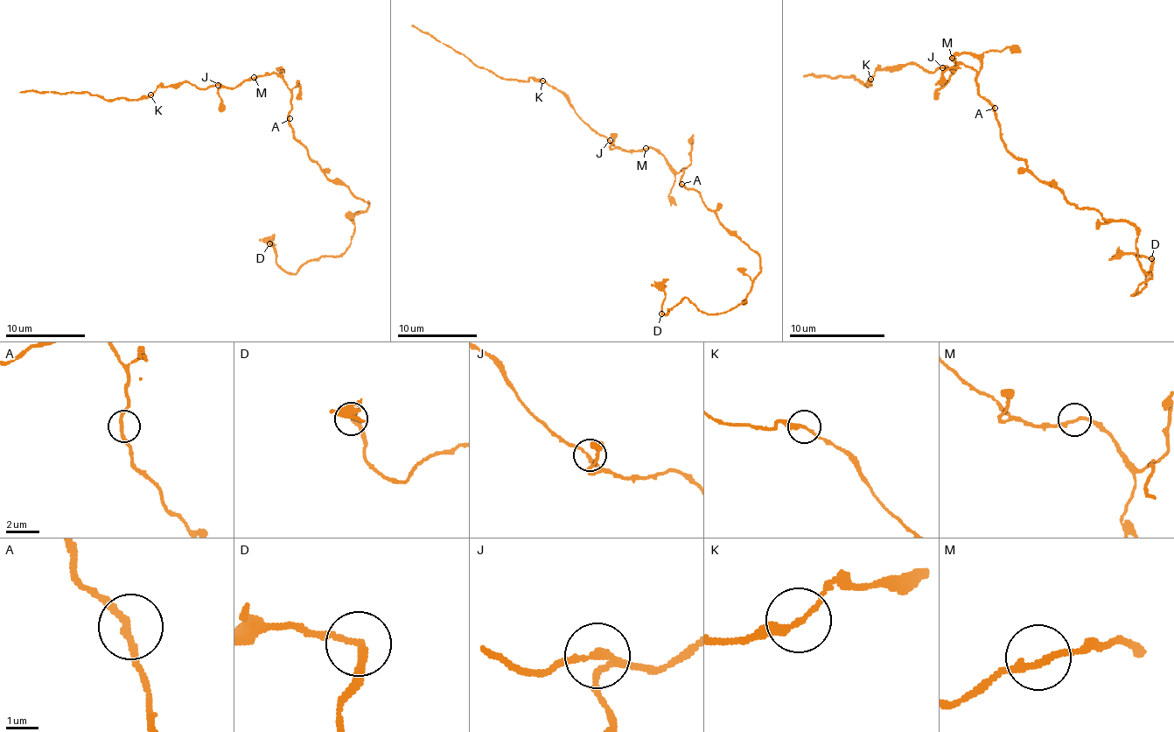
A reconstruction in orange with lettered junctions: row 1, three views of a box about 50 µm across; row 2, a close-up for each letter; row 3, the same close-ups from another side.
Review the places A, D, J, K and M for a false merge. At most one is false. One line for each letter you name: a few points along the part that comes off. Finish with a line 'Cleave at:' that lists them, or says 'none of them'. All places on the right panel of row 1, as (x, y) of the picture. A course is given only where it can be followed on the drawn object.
D: foreign part runs (1150, 259), (1119, 254), (1110, 259)
Cleave at: D

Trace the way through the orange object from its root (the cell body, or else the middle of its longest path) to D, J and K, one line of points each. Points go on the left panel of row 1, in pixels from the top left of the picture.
D: (288, 118), (325, 176), (367, 208), (355, 214), (341, 254), (307, 260), (294, 274), (276, 262), (269, 244)
J: (288, 118), (288, 113), (291, 109), (291, 91), (276, 73), (246, 79), (236, 87), (218, 85)
K: (288, 118), (291, 91), (276, 73), (246, 79), (236, 87), (196, 88), (176, 82), (158, 87), (150, 95)

